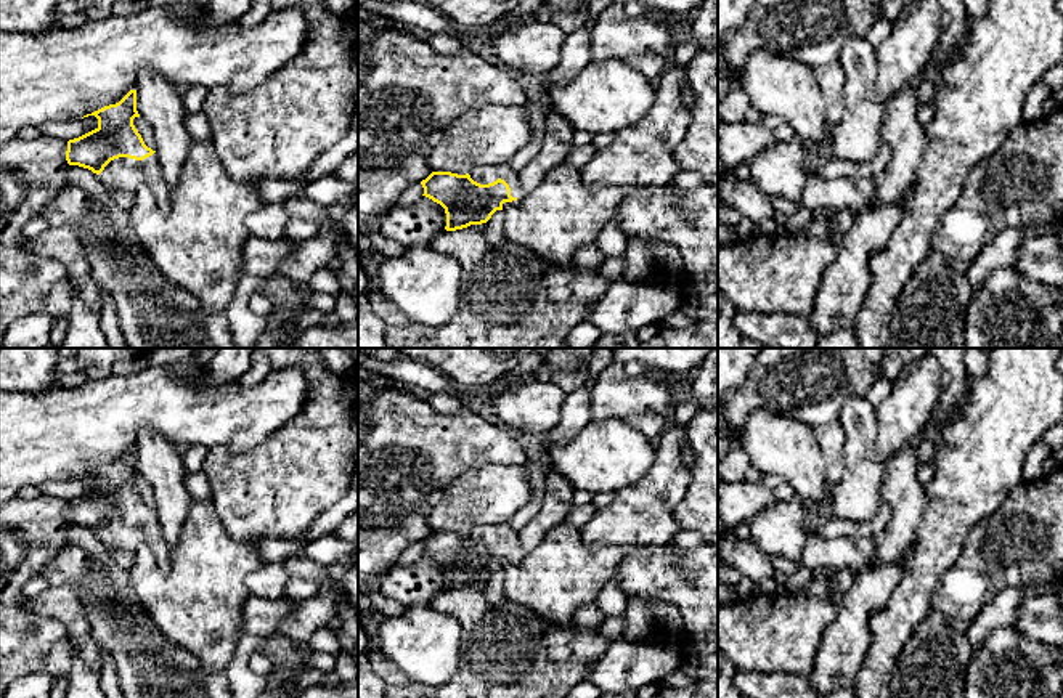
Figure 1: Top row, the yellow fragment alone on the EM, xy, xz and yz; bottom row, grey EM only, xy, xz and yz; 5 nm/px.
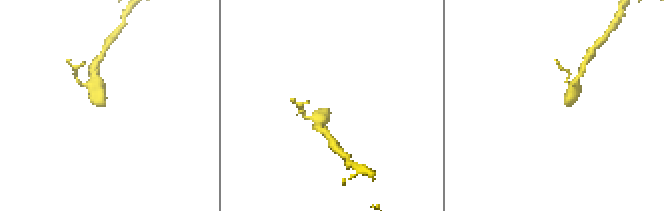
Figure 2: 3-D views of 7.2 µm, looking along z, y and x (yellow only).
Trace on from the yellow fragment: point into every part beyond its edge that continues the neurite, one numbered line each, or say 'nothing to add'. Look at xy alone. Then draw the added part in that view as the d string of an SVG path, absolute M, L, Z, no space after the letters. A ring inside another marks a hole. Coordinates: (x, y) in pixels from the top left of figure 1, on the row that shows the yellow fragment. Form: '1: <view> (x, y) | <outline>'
1: xy (122, 174) | M157 154L135 160L128 157L119 157L111 160L103 173L101 181L109 191L136 191L146 188L153 193L161 213L170 212L170 188L164 180L162 168Z

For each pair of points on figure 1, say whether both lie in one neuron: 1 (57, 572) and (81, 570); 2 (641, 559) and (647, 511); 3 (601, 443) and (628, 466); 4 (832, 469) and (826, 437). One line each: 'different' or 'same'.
1: same
2: different
3: same
4: same

